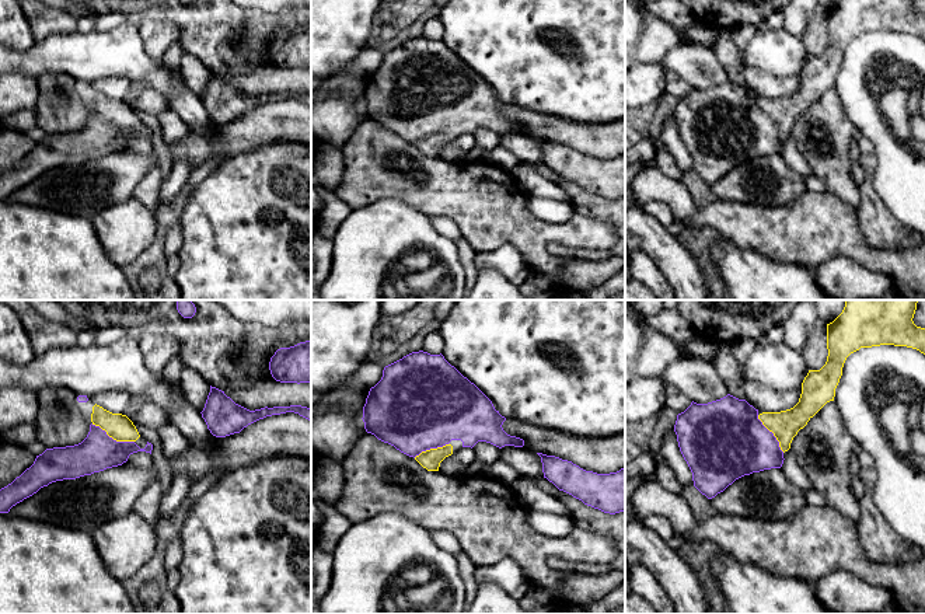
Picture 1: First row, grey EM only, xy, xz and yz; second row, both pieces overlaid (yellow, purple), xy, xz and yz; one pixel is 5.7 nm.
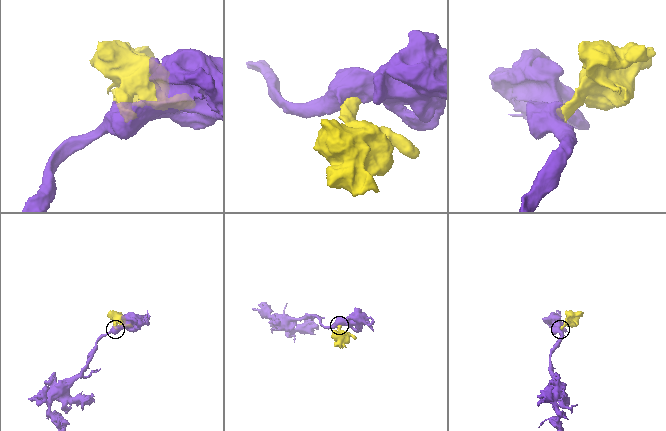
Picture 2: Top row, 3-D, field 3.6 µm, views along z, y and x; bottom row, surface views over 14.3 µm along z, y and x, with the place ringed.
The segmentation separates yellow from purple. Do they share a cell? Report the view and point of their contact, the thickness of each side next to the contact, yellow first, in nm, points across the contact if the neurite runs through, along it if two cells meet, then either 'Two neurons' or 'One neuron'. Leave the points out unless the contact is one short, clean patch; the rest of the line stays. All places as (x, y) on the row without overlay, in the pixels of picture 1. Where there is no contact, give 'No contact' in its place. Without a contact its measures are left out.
Touches yellow at xy (112, 124). Thickness 150 nm (yellow) against 220 nm. Path across: xy (118, 112), (112, 124), (97, 138). One neuron

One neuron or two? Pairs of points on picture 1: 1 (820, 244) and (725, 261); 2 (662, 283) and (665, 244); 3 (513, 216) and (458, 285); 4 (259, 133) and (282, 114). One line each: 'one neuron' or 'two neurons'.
1: two neurons
2: two neurons
3: two neurons
4: one neuron

